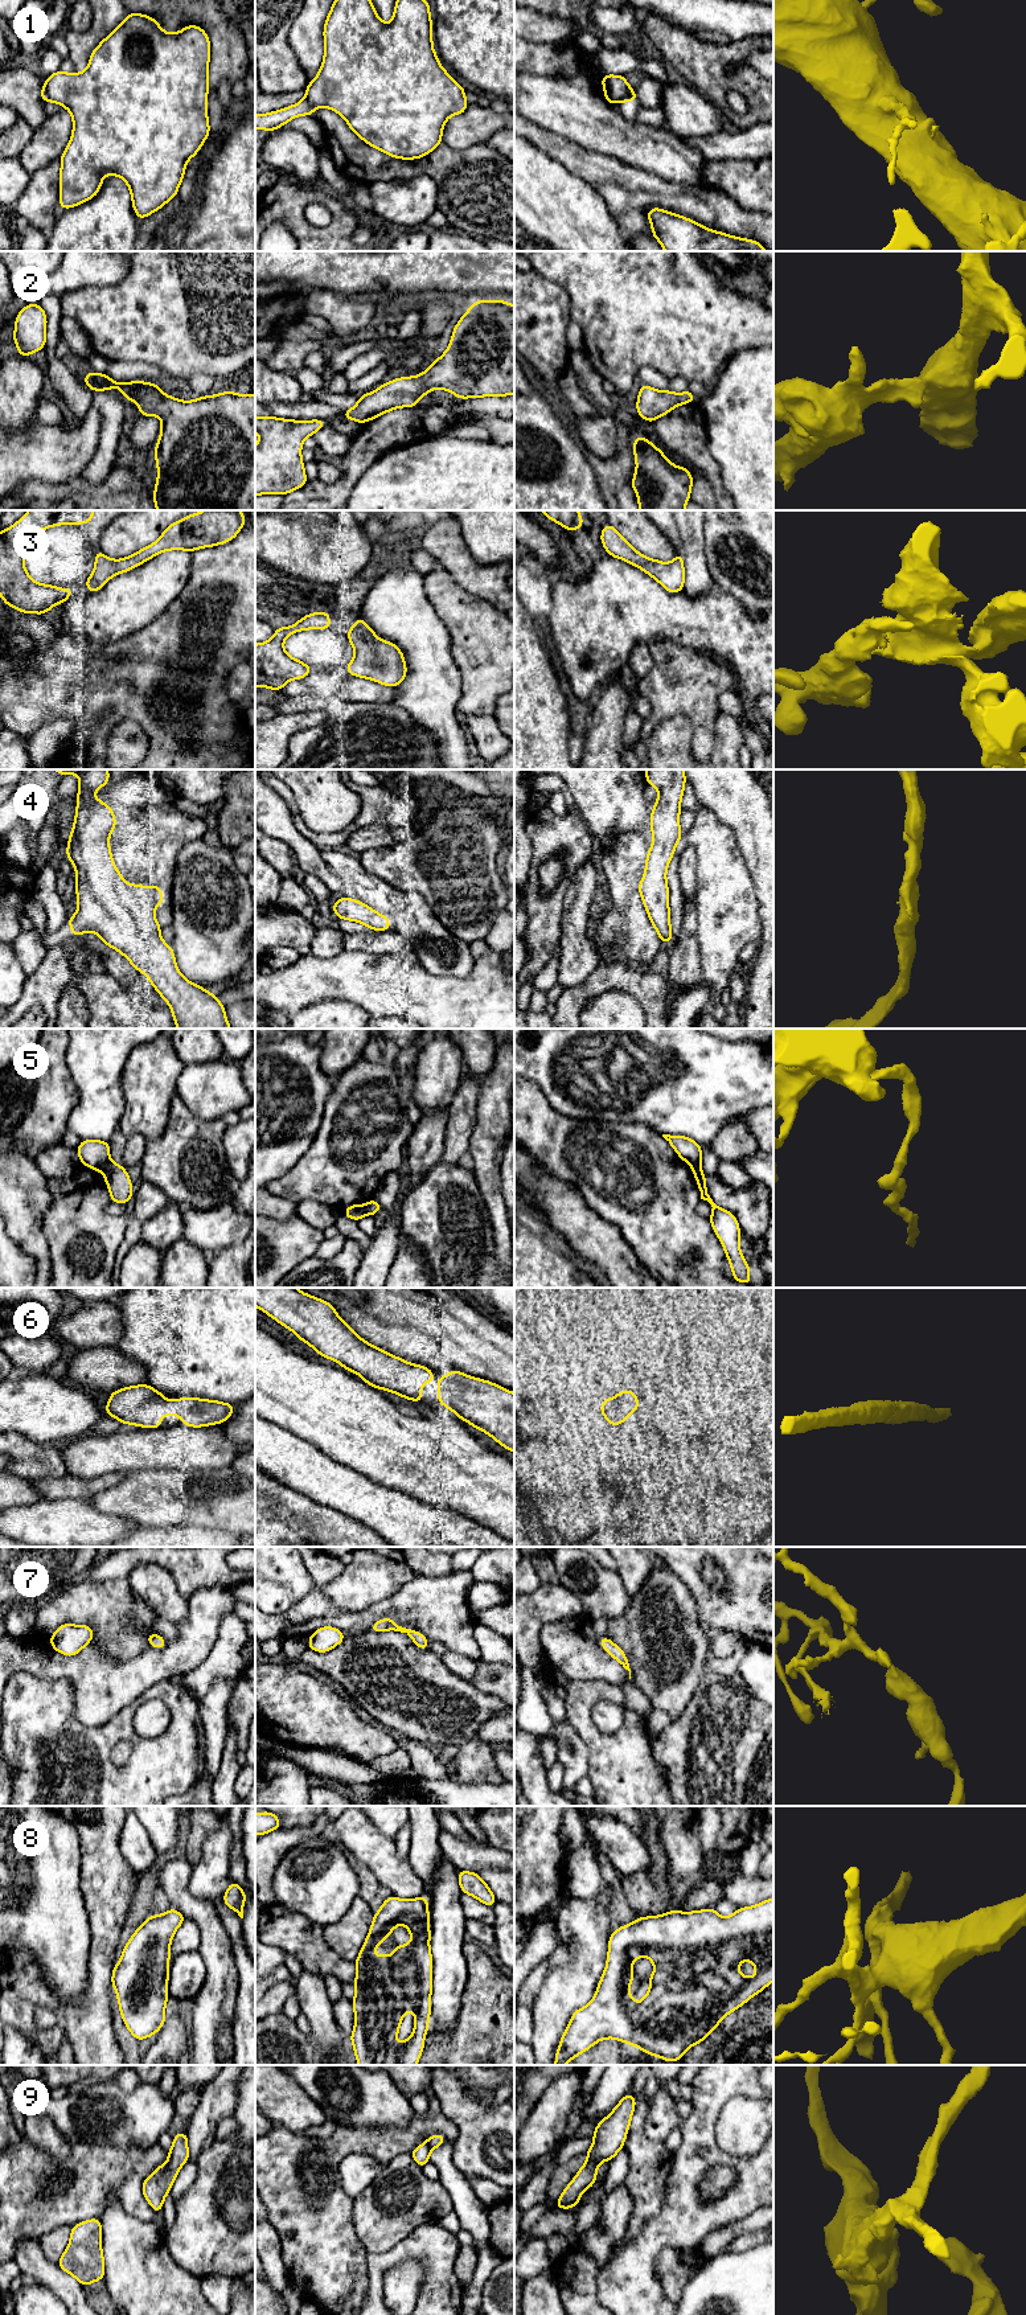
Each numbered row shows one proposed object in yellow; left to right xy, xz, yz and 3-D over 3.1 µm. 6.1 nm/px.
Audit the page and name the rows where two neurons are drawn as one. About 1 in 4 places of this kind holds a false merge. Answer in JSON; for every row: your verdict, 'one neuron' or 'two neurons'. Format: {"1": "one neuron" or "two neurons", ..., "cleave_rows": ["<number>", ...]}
{"1": "two neurons", "2": "one neuron", "3": "one neuron", "4": "one neuron", "5": "two neurons", "6": "one neuron", "7": "one neuron", "8": "one neuron", "9": "one neuron", "cleave_rows": ["1", "5"]}

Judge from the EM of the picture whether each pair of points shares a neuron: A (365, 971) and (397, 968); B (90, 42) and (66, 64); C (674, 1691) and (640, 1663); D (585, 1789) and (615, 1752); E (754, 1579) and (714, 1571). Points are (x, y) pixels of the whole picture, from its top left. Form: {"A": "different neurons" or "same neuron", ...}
{"A": "same neuron", "B": "different neurons", "C": "same neuron", "D": "different neurons", "E": "same neuron"}

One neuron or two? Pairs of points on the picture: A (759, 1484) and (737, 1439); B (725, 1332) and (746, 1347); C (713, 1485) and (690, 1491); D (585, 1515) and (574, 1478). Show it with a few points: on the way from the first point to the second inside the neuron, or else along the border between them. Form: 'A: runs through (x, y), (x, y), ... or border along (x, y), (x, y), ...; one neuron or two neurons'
A: border along (723, 1447), (751, 1456); two neurons
B: border along (735, 1333), (727, 1346); two neurons
C: runs through (708, 1485), (696, 1489); one neuron
D: border along (589, 1478), (578, 1490), (550, 1493), (548, 1495); two neurons

